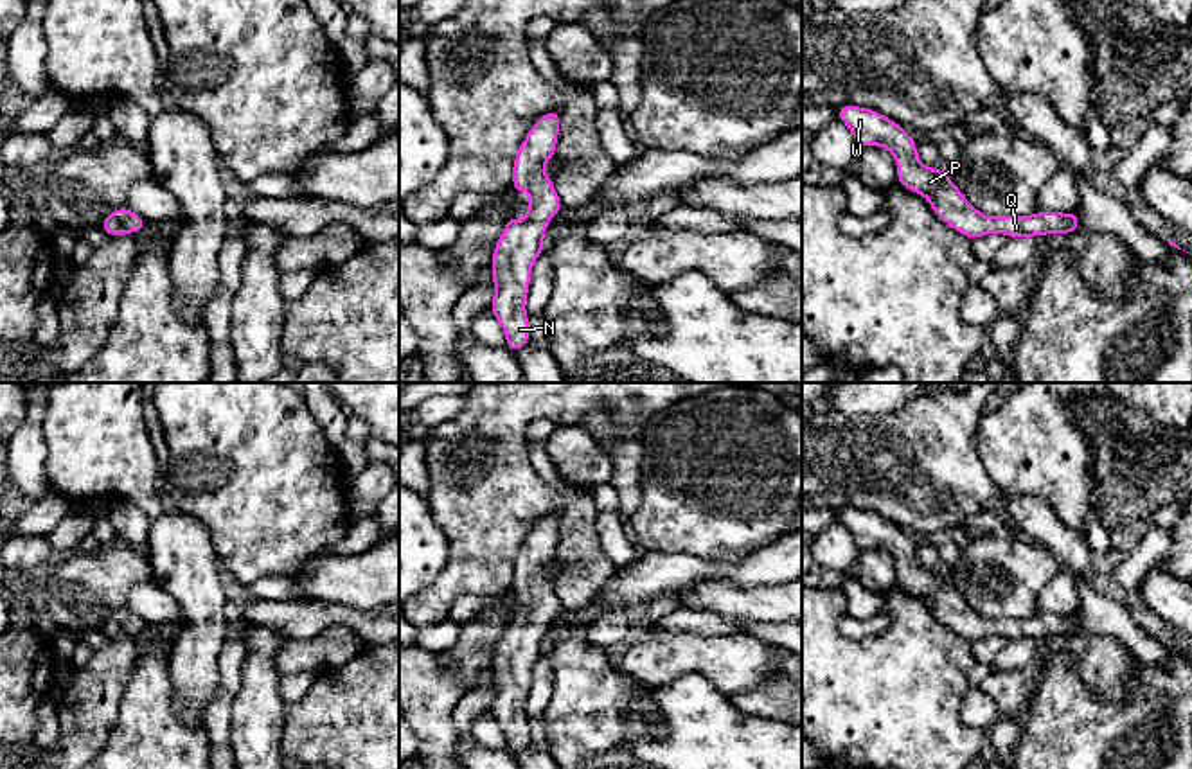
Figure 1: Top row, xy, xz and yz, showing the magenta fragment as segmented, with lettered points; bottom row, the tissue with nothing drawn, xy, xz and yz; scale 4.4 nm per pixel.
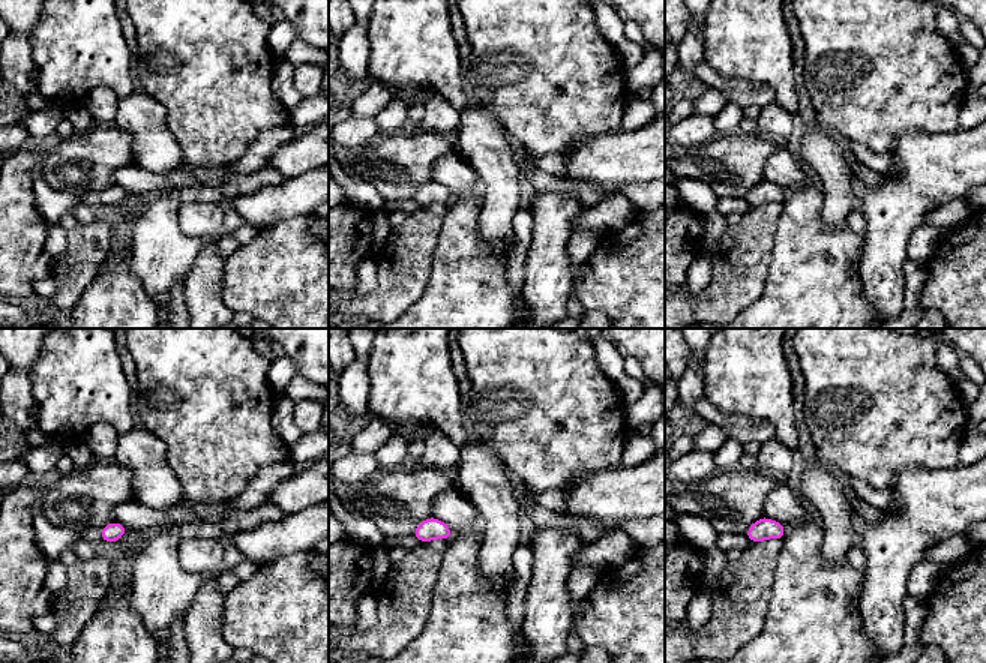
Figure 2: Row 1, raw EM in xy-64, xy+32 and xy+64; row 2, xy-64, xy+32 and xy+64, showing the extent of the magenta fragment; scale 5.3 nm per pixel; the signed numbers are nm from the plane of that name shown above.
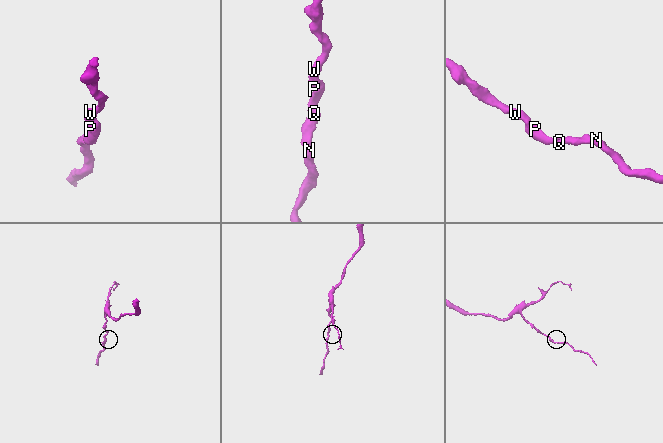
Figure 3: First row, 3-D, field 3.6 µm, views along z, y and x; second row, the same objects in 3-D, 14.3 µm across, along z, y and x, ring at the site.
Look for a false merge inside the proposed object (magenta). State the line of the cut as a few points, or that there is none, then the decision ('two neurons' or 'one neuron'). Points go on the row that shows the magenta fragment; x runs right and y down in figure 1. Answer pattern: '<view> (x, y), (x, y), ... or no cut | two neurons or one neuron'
no cut | one neuron

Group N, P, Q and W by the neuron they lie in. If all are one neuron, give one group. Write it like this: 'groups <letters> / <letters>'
groups N P Q W

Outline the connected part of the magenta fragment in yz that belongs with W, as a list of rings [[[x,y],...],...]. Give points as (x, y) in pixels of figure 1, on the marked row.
[[[840,106],[836,119],[852,131],[859,147],[883,146],[897,164],[897,183],[928,198],[933,212],[951,228],[969,239],[1000,232],[1007,237],[1041,237],[1045,234],[1072,234],[1081,228],[1075,212],[1037,212],[1032,216],[980,214],[946,176],[946,169],[924,167],[917,156],[917,142],[904,128],[870,108]]]

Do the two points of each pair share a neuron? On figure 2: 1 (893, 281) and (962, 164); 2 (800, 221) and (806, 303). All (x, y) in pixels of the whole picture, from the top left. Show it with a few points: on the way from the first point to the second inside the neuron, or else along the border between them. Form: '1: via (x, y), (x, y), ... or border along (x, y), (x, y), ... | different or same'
1: via (893, 251), (893, 228), (932, 189) | same
2: via (802, 242), (806, 257), (806, 282) | same

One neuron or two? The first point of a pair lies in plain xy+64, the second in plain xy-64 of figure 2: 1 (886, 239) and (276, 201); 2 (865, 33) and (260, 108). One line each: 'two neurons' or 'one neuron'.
1: two neurons
2: one neuron

